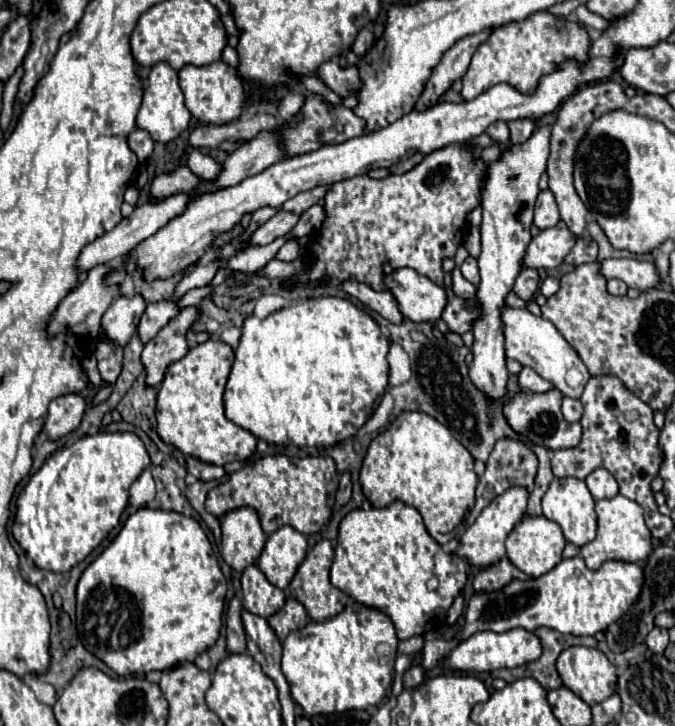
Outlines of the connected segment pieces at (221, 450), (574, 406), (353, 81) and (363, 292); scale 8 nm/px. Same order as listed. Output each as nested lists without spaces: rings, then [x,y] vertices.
[[[205,341],[169,365],[157,393],[157,433],[183,455],[211,465],[245,461],[255,451],[253,433],[231,423],[223,413],[223,391],[233,365],[233,349],[223,341]]]
[[[563,397],[563,407],[561,407],[561,411],[563,411],[565,421],[575,423],[575,421],[579,421],[579,419],[581,419],[581,415],[583,415],[583,405],[581,405],[577,399]]]
[[[331,59],[321,65],[319,77],[341,97],[357,95],[361,89],[361,79],[359,79],[359,69],[355,65],[341,67],[337,59]]]
[[[345,281],[343,285],[339,285],[339,289],[357,297],[361,303],[365,303],[369,309],[377,311],[379,315],[383,315],[391,323],[397,323],[397,325],[403,323],[403,315],[401,315],[399,305],[397,305],[391,291],[377,293],[377,291],[369,289],[369,285],[363,285],[363,283],[357,283],[357,281]]]

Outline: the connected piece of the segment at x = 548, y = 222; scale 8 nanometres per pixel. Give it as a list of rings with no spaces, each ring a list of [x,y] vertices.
[[[547,189],[547,191],[541,191],[539,197],[537,197],[537,205],[535,205],[535,221],[533,225],[539,227],[539,229],[549,229],[553,225],[557,225],[559,221],[559,213],[557,213],[557,203],[553,201],[553,193]]]

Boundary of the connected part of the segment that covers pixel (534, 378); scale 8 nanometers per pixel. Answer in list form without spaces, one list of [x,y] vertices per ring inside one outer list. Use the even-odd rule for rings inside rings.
[[[523,367],[521,373],[519,373],[519,385],[527,391],[533,391],[533,393],[545,393],[549,389],[553,389],[553,385],[549,381],[545,381],[543,377],[539,377],[533,369],[529,367]]]

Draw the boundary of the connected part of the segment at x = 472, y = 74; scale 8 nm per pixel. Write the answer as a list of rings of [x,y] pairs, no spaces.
[[[545,11],[535,13],[525,21],[497,27],[491,33],[491,37],[479,45],[467,73],[461,79],[463,81],[461,97],[465,101],[471,101],[497,83],[507,83],[513,89],[531,95],[537,89],[539,79],[543,75],[557,71],[557,67],[563,61],[573,59],[583,65],[587,61],[587,51],[589,51],[589,35],[587,29],[581,27],[581,23],[573,19],[561,19]]]

